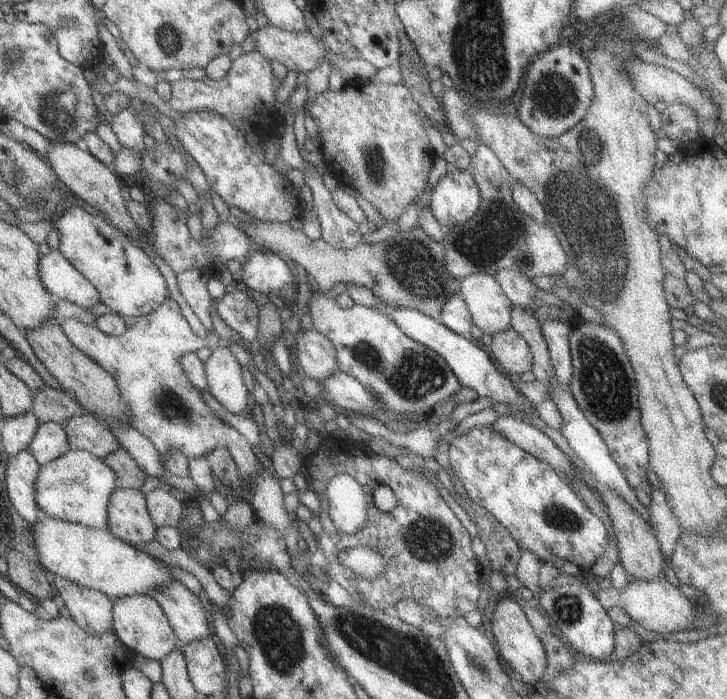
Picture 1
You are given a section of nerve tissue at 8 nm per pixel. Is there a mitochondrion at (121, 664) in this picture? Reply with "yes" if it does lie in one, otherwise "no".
no

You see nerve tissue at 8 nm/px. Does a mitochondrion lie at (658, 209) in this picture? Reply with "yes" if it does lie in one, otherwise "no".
no

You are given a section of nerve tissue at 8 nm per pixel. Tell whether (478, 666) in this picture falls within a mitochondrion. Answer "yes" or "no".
yes

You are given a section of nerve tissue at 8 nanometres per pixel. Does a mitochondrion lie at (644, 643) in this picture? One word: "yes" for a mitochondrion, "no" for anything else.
no

